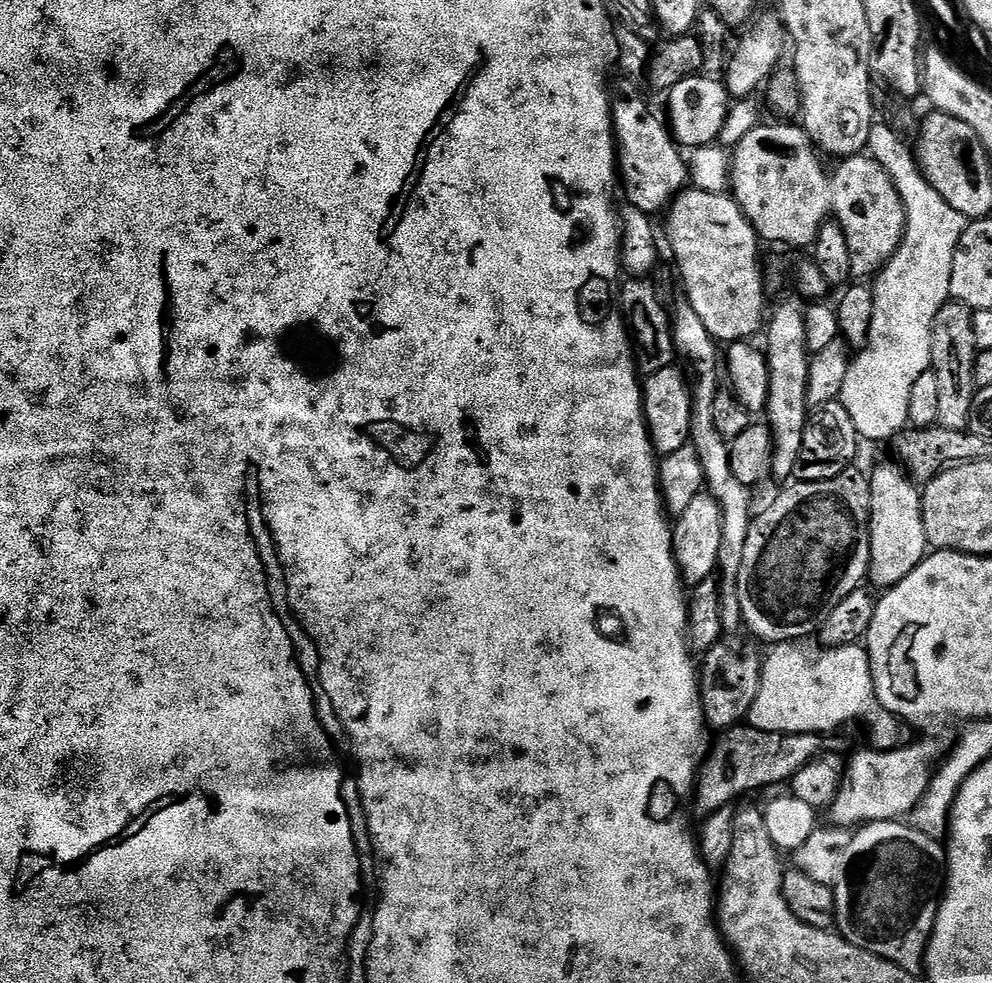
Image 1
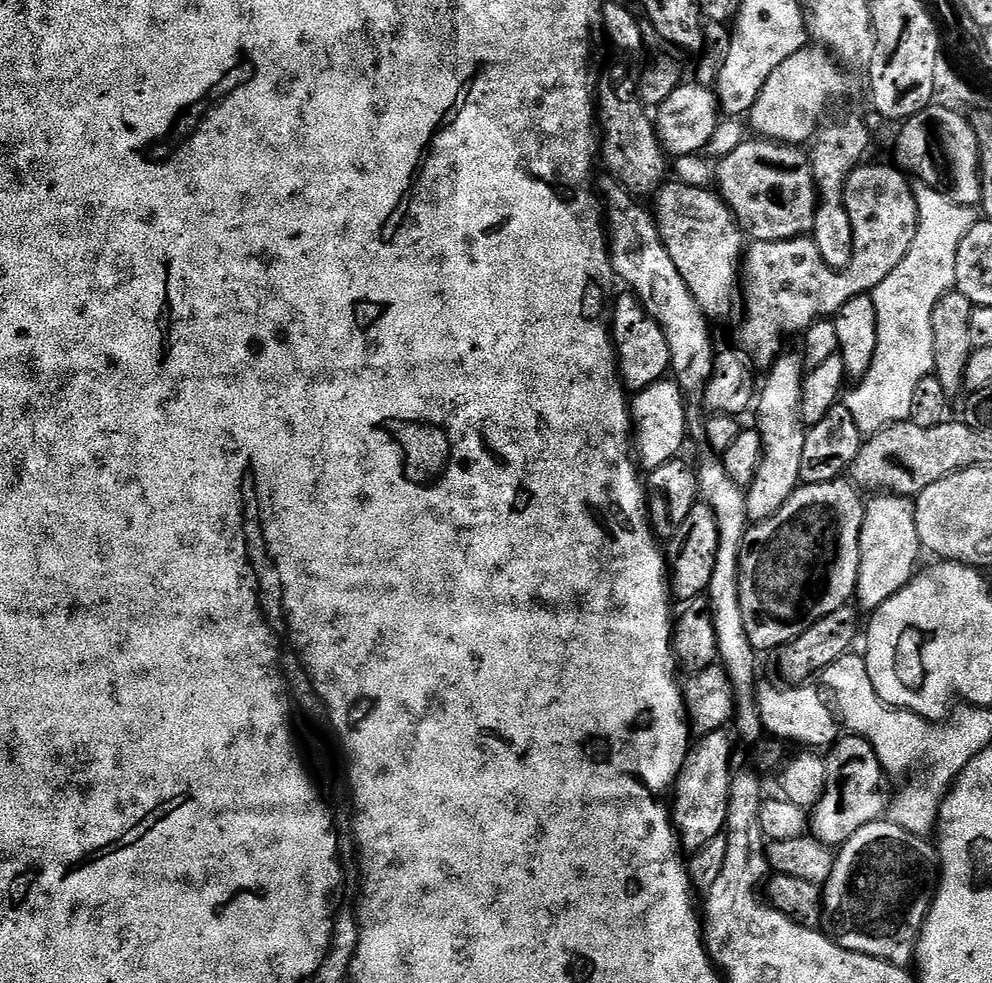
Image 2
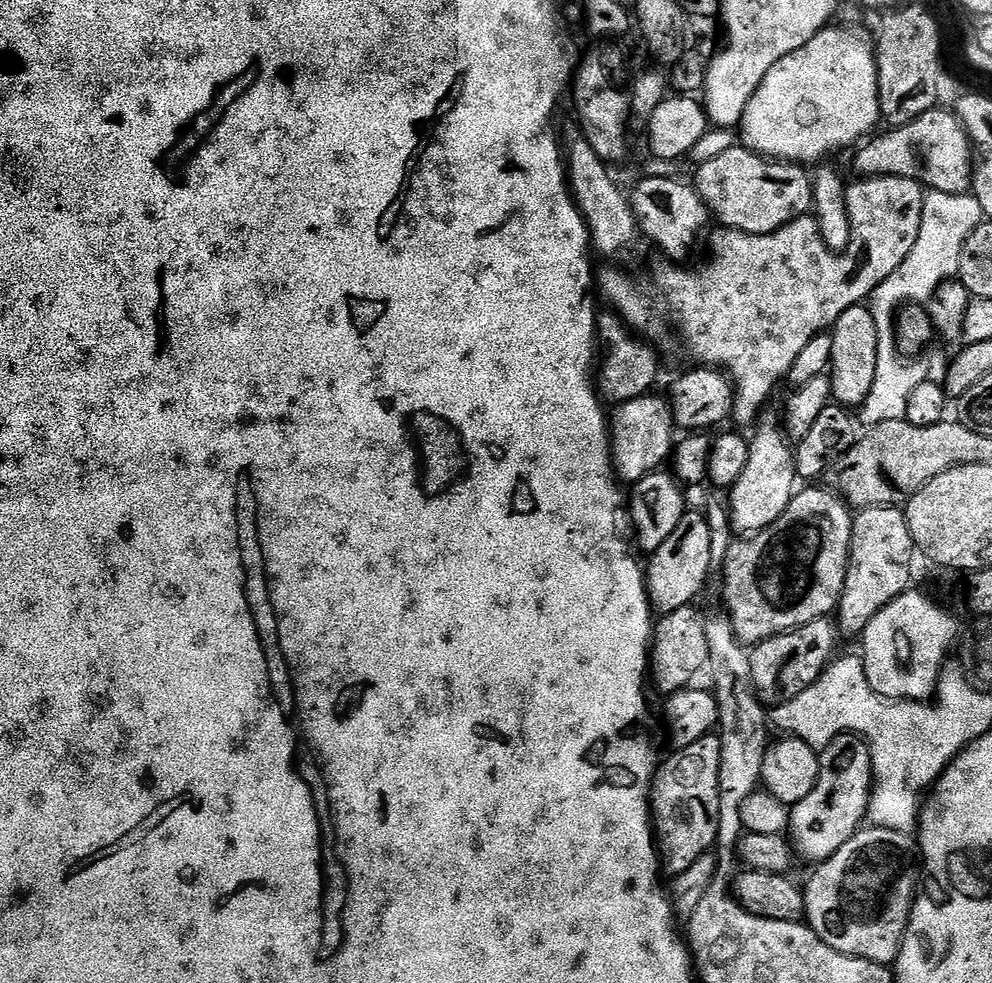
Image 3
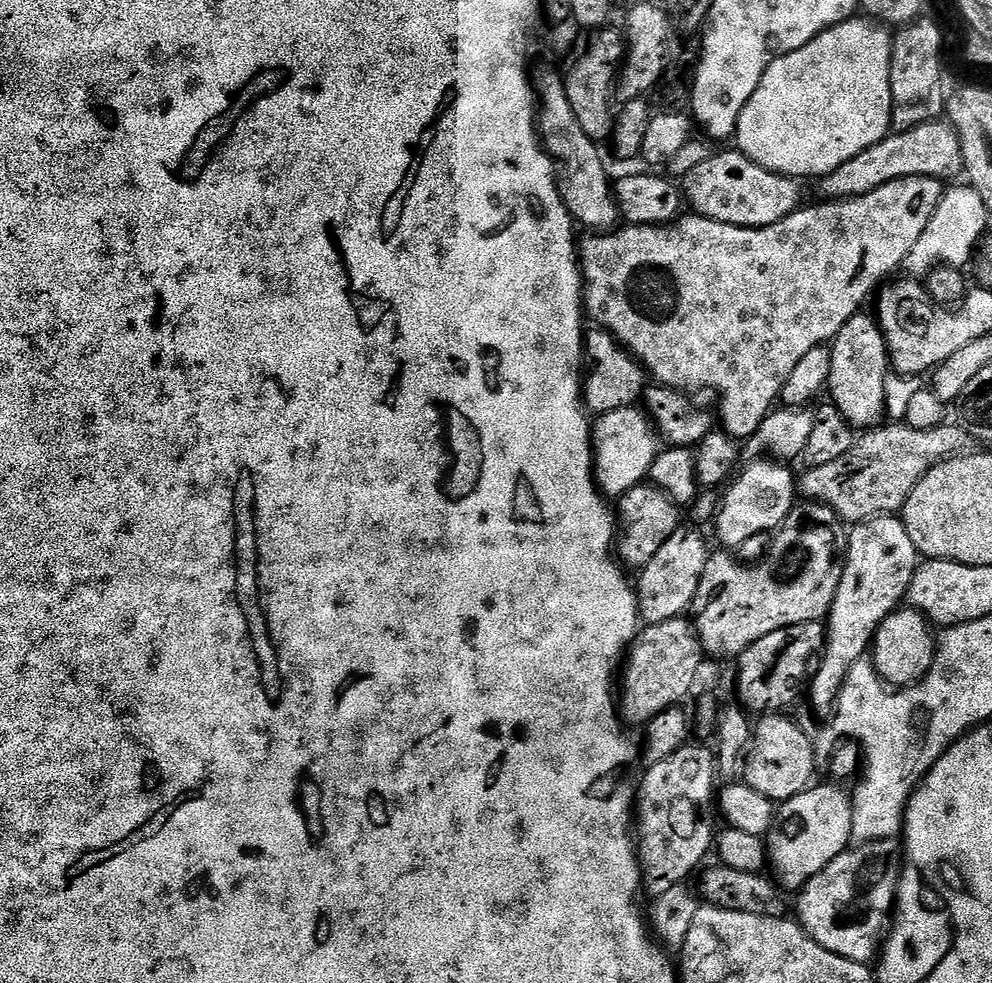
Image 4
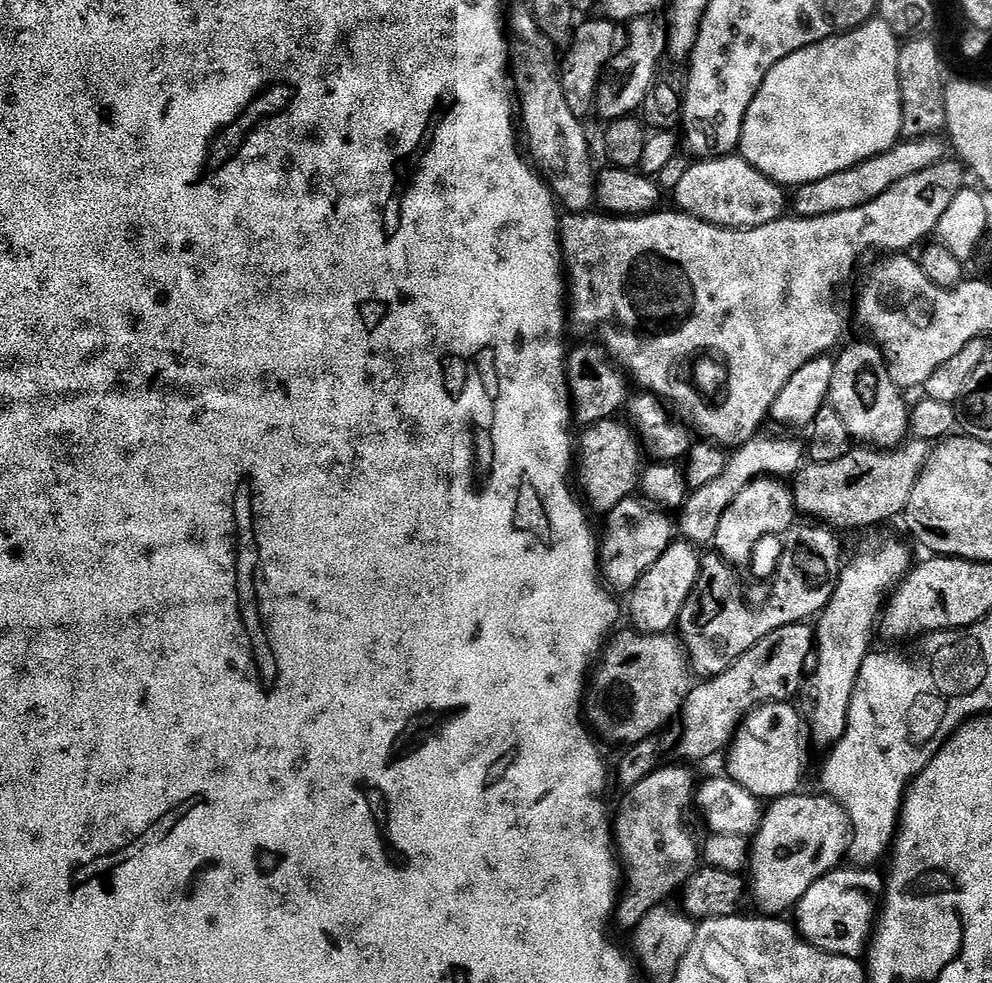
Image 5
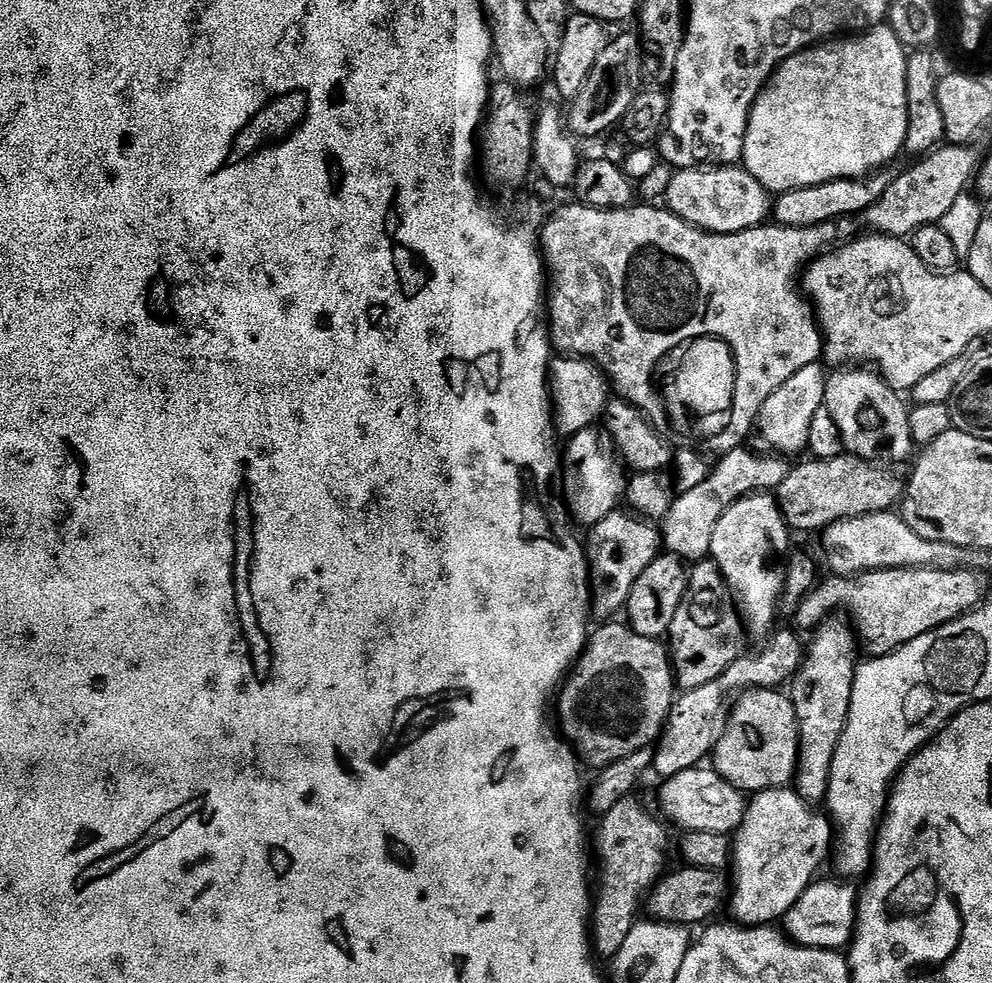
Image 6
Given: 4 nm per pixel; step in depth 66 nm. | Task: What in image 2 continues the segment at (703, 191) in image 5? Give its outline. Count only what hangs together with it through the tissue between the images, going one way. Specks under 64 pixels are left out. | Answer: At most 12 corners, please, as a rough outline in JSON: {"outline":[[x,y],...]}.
{"outline":[[745,138],[714,188],[753,241],[812,231],[810,156]]}

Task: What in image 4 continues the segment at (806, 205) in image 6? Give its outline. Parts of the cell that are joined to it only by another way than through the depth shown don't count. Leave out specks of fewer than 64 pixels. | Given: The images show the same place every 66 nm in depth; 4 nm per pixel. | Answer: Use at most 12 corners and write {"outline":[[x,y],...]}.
{"outline":[[952,125],[893,131],[819,177],[825,201],[964,172]]}

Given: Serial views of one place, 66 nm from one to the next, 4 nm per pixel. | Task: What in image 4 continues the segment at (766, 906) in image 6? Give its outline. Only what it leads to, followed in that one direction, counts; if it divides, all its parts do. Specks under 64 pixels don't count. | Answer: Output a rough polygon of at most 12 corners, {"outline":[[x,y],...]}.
{"outline":[[849,789],[779,805],[766,837],[781,889],[803,888],[850,847]]}

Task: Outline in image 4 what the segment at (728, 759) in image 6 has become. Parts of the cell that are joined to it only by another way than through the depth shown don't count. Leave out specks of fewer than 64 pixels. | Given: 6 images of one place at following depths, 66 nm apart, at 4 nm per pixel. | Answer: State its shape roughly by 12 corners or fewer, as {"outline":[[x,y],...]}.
{"outline":[[784,714],[754,730],[742,773],[783,802],[816,772],[812,740]]}

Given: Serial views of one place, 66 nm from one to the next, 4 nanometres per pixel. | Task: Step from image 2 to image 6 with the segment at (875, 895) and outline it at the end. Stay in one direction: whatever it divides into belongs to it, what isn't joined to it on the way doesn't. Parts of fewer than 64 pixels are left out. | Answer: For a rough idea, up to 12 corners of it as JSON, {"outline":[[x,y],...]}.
{"outline":[[817,879],[784,915],[803,948],[844,950],[856,935],[858,892]]}

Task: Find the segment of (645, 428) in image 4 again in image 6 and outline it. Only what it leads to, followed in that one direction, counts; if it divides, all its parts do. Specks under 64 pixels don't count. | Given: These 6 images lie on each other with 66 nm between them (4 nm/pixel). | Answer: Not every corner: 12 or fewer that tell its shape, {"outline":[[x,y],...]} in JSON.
{"outline":[[593,426],[567,437],[562,496],[577,525],[600,524],[622,504],[612,439]]}

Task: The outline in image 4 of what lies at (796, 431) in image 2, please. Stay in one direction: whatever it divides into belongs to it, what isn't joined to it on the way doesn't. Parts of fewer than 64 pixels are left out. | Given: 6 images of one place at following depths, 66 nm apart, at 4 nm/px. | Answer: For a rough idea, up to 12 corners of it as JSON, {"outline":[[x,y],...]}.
{"outline":[[756,458],[727,485],[716,536],[775,533],[798,500],[787,463]]}

